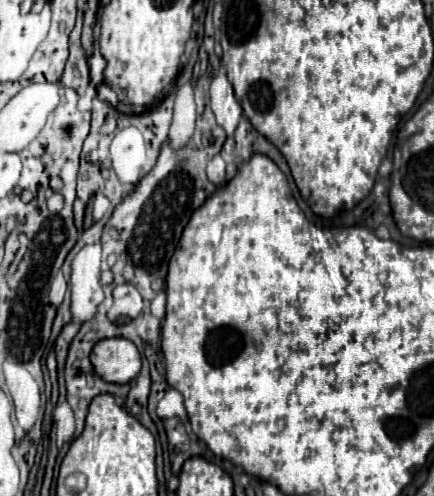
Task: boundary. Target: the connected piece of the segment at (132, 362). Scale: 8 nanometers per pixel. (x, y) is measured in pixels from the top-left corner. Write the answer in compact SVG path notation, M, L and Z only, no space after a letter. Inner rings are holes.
M104 338L92 348L92 364L100 378L114 384L128 384L140 372L140 352L132 340Z

